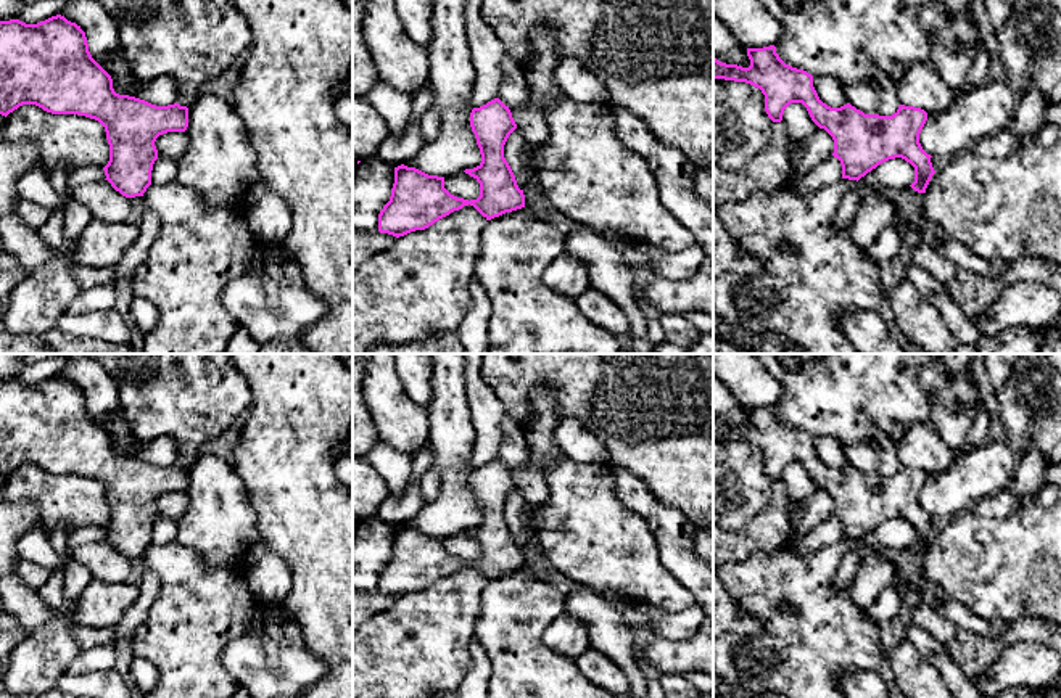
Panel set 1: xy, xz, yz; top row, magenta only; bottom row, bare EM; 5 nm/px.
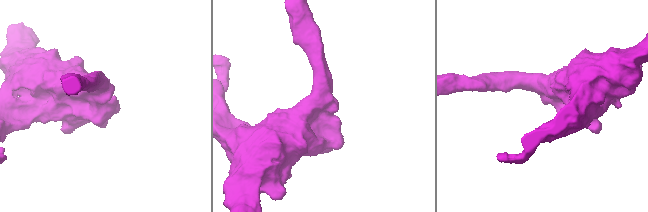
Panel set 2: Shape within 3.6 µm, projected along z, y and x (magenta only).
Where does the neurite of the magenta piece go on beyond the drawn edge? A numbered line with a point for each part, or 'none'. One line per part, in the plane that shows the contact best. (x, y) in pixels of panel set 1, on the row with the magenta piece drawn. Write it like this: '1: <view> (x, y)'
none

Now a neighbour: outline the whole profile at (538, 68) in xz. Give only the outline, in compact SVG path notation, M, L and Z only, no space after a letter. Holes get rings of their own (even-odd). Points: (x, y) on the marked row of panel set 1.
M535 27L528 37L531 51L520 64L528 96L520 108L509 108L517 129L531 148L541 146L549 138L544 111L565 95L554 80L554 69L562 60L557 42L543 27Z

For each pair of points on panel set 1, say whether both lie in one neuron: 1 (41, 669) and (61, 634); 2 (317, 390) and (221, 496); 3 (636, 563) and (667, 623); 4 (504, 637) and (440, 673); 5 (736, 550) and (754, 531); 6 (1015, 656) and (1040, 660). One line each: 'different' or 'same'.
1: same
2: different
3: different
4: different
5: same
6: same

